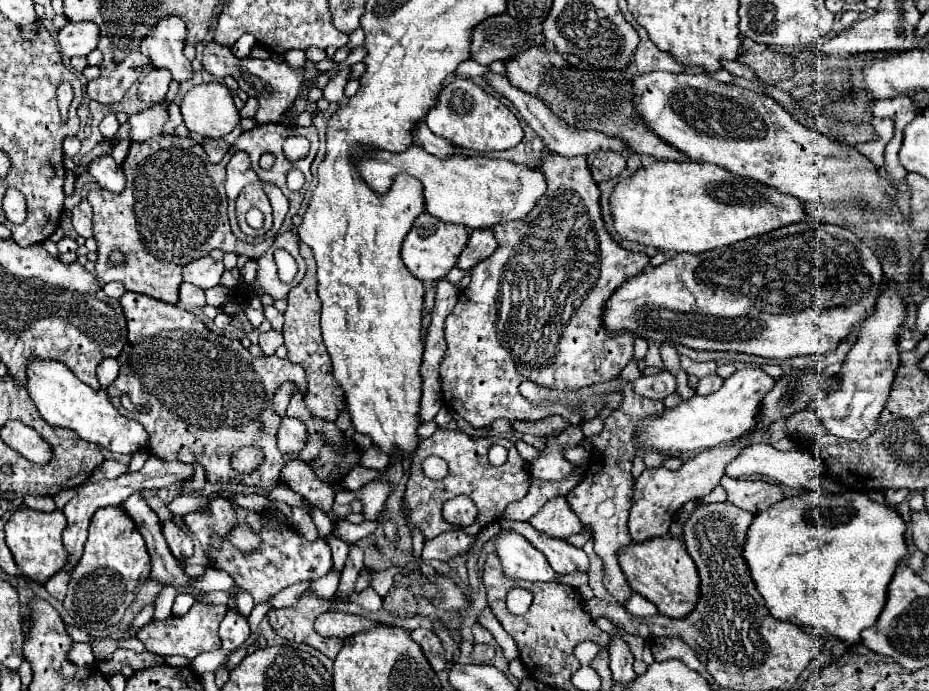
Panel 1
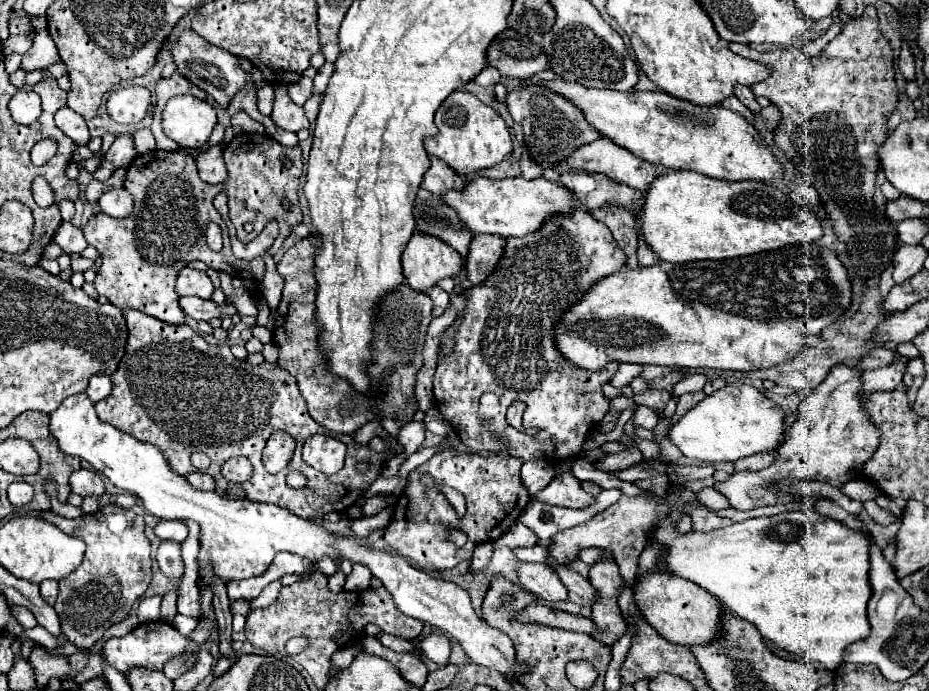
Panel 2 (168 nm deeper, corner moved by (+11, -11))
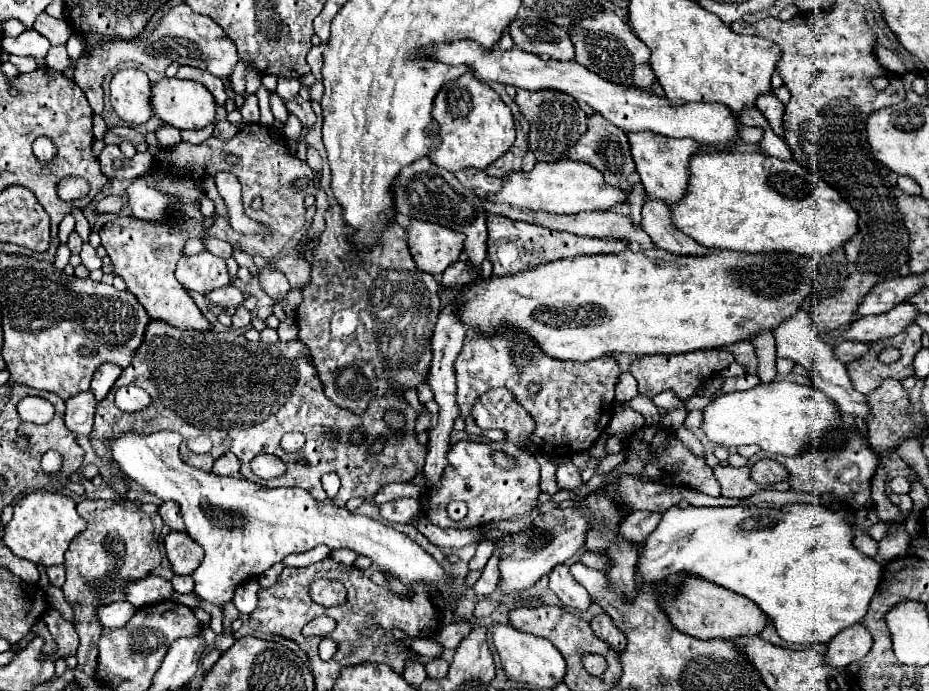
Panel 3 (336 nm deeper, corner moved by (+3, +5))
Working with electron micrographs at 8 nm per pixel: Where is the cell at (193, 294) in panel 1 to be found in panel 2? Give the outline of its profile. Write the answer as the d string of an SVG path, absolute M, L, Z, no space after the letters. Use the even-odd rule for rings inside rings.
M181 296L179 298L181 310L185 312L185 316L191 316L195 320L209 320L209 318L219 318L223 314L233 316L237 313L234 306L217 306L211 300L203 300L203 298L195 298L195 296Z

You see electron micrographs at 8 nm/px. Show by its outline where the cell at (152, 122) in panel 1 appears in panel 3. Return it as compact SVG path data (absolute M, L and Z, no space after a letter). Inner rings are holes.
M105 146L103 152L99 154L99 162L101 162L101 172L107 178L117 178L117 180L133 179L143 175L156 162L156 158L146 151L144 153L137 152L134 159L126 159L119 146Z

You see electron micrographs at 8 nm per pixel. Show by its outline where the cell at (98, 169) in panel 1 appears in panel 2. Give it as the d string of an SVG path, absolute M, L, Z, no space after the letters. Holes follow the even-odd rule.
M111 188L101 194L99 206L101 206L101 212L121 218L121 216L129 216L133 208L133 198L129 192L125 192L125 188Z

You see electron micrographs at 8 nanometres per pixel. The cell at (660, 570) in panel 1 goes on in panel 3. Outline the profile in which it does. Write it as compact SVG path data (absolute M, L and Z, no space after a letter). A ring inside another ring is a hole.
M683 576L683 580L679 580L679 586L681 586L677 590L679 594L673 600L661 598L661 608L669 616L671 624L683 634L691 634L693 638L727 638L729 640L737 636L761 634L769 622L769 618L761 612L761 608L755 602L735 592L727 592L725 588L713 582L707 582L703 578Z

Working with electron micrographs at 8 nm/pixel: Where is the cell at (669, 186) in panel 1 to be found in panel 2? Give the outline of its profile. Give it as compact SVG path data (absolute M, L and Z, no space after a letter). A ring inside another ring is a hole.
M669 172L657 176L643 196L643 206L635 214L641 224L641 238L665 262L723 260L765 250L777 250L791 244L813 244L821 234L821 220L809 208L785 198L775 186L763 182L727 182L699 176L699 172Z

